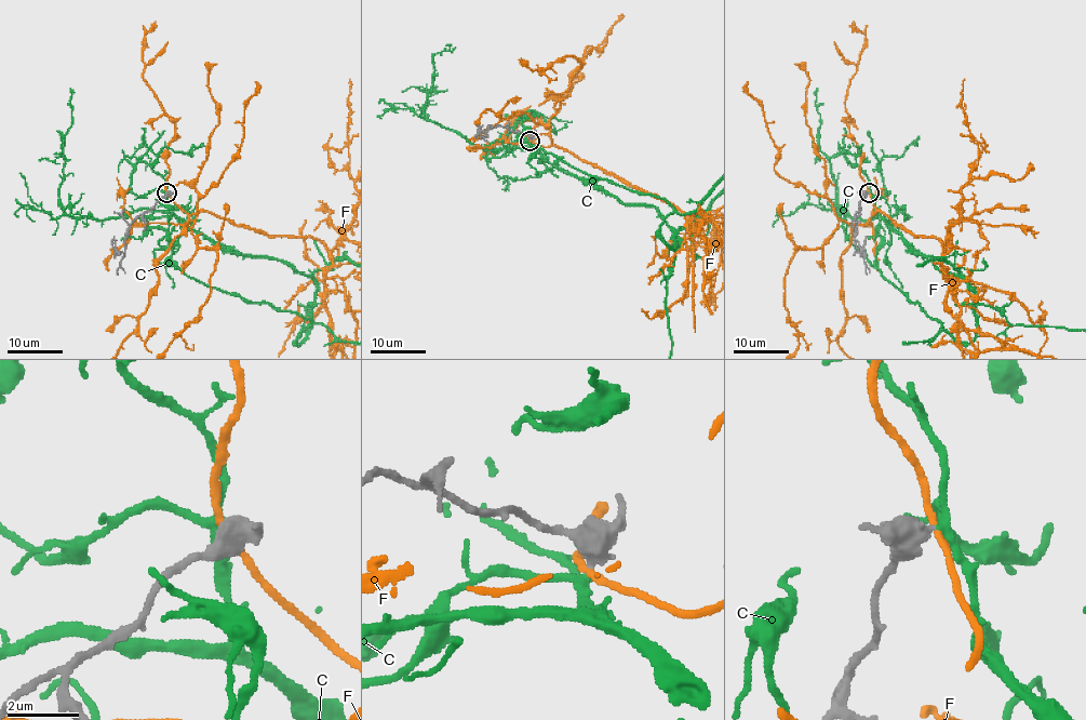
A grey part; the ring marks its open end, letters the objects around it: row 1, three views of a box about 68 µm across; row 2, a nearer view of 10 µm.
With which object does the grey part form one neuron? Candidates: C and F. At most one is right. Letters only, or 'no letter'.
C

